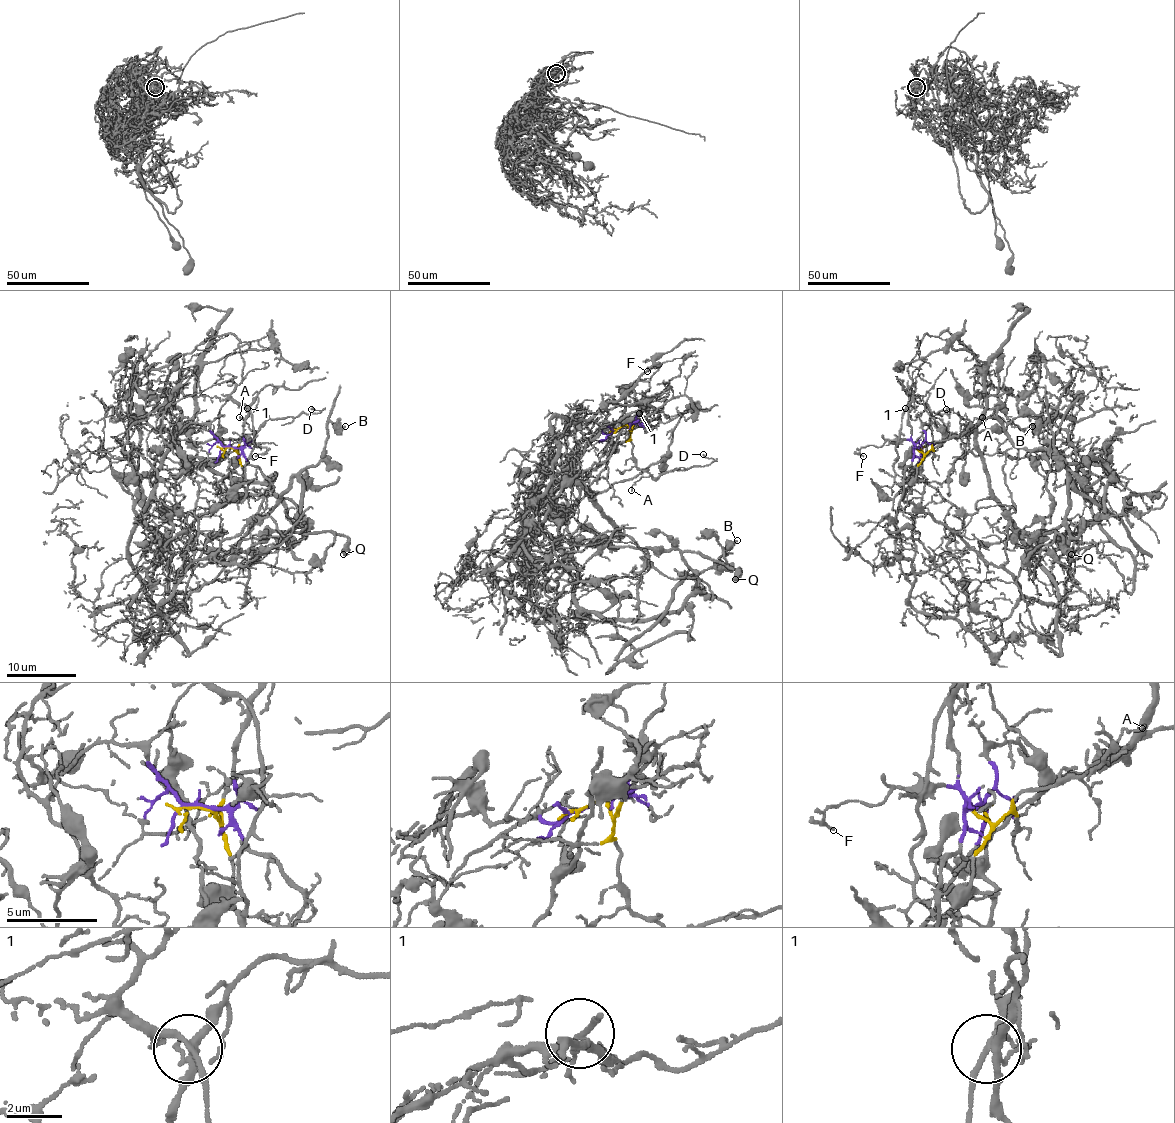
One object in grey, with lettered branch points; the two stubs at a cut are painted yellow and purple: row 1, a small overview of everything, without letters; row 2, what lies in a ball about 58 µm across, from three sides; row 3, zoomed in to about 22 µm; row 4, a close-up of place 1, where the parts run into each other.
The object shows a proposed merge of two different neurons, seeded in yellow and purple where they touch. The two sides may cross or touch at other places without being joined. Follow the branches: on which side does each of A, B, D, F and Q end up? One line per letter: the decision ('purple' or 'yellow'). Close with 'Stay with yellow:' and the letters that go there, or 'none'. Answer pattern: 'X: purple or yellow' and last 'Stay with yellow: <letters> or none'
A: yellow
B: yellow
D: yellow
F: purple
Q: yellow
Stay with yellow: A, B, D, Q

